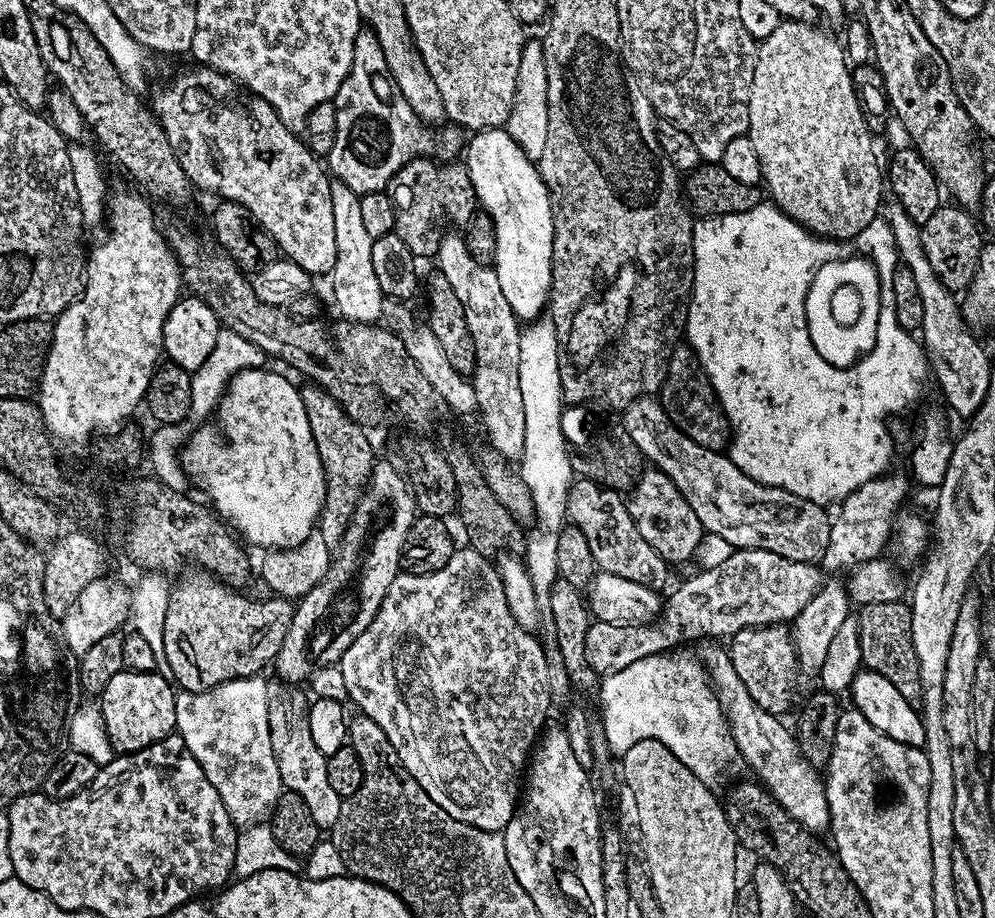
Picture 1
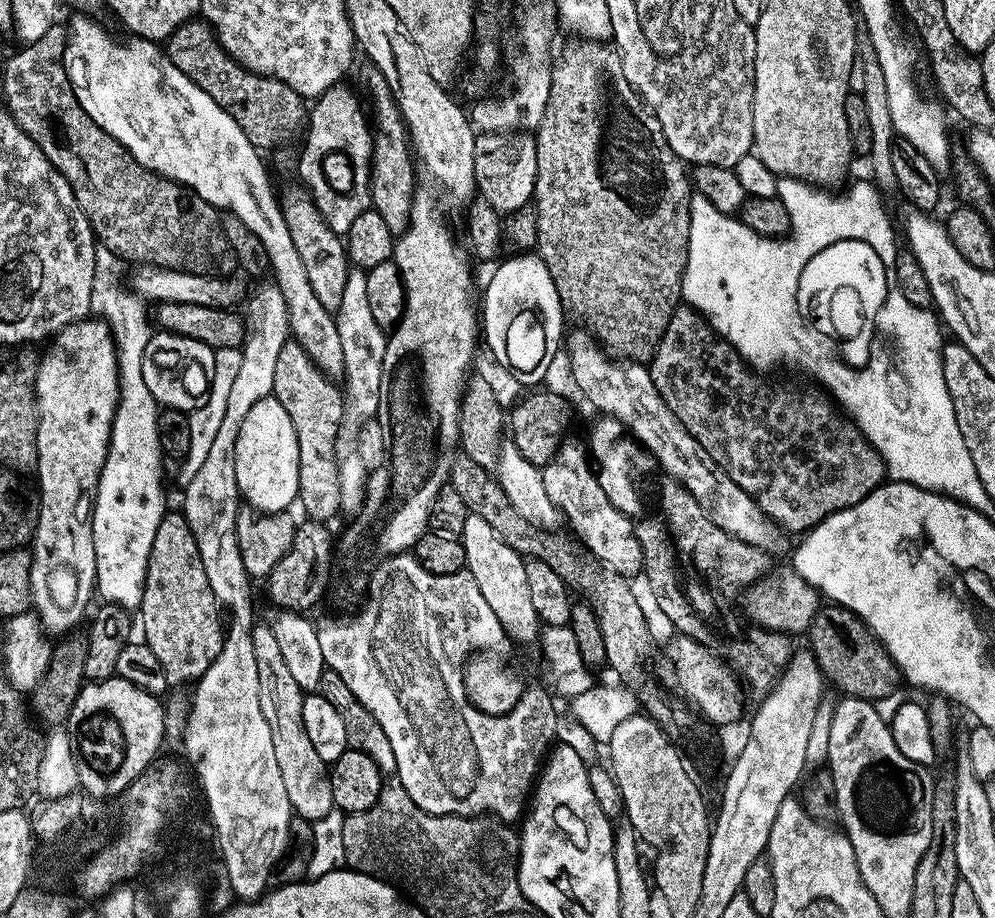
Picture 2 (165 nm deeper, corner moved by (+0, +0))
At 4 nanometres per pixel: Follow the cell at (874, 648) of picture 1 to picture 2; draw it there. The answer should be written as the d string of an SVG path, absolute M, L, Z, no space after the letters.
M839 606L821 607L817 611L816 617L808 623L806 637L808 636L807 647L810 649L812 657L818 662L820 672L826 678L829 685L841 688L844 696L857 696L860 700L870 700L880 702L883 696L888 696L896 688L898 673L891 660L888 659L887 652L880 646L880 641L845 609Z

